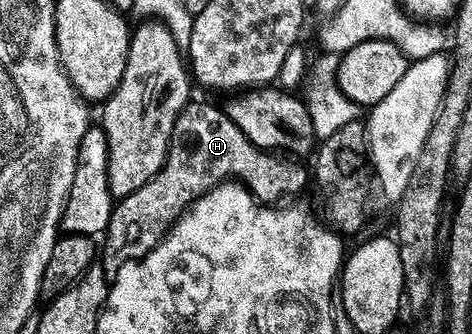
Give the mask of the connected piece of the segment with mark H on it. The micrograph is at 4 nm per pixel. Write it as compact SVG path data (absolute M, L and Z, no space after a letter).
M190 101L175 121L163 169L159 169L159 173L155 173L143 189L135 189L135 193L116 200L109 227L103 236L103 266L106 272L116 272L122 263L135 261L153 250L189 204L228 179L244 183L260 203L270 205L280 204L288 200L285 199L288 195L305 191L307 184L301 180L301 174L306 168L297 163L300 162L286 161L276 154L261 151L247 141L247 137L243 137L243 129L239 129L239 125L235 125L220 106Z

